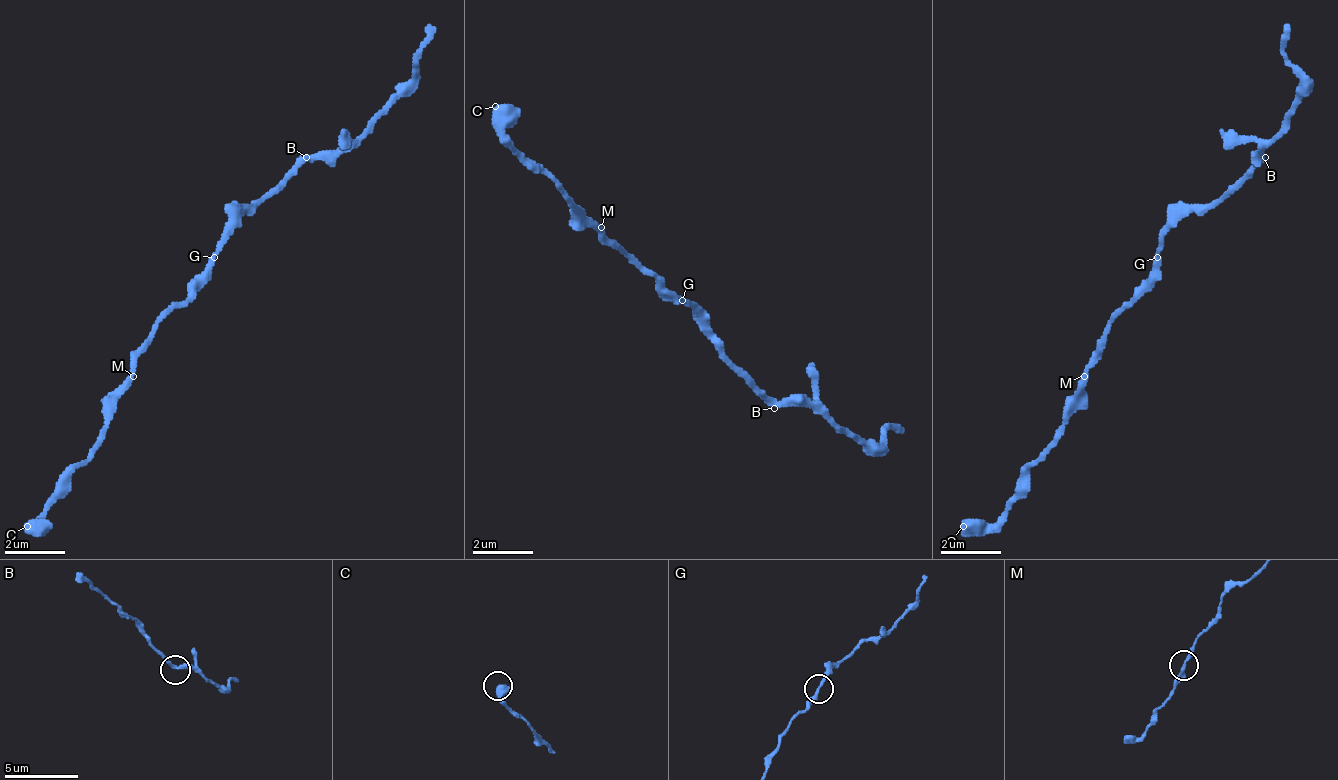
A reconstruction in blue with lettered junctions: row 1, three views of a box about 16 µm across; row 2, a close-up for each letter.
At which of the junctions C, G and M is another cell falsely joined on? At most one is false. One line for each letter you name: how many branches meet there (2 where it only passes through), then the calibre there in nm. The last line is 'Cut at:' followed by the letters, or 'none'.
Cut at: none

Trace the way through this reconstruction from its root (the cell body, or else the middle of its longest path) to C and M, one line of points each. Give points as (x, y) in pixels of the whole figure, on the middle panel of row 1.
C: (676, 295), (668, 295), (623, 249), (616, 249), (571, 204), (571, 197), (503, 136), (503, 114), (495, 106)
M: (676, 295), (668, 295), (623, 249), (616, 249), (601, 234), (601, 227)

